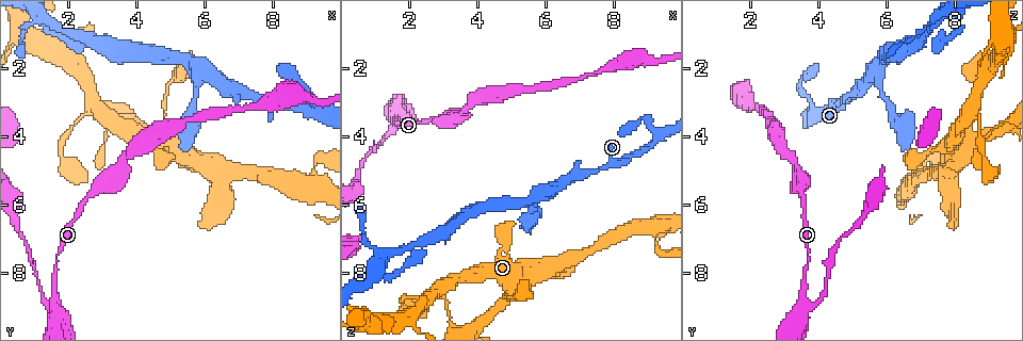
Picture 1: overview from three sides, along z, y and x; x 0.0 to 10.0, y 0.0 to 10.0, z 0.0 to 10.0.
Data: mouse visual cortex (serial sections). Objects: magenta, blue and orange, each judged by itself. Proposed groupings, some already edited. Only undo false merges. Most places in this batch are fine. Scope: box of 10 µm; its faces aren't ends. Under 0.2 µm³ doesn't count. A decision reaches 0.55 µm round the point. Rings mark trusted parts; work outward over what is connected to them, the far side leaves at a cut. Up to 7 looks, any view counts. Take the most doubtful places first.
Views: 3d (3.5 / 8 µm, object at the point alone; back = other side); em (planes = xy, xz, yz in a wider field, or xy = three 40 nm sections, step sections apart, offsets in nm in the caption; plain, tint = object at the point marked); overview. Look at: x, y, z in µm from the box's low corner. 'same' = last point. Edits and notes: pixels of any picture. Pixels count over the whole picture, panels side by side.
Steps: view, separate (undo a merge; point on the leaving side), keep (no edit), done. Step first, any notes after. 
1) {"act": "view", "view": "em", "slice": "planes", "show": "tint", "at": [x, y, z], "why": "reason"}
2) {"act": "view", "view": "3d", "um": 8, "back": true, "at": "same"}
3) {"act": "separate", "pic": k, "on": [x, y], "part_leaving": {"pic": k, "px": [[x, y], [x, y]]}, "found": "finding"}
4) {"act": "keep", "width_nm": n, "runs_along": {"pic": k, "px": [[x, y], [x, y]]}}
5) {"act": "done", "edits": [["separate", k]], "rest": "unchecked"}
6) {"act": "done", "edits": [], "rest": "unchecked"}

{"act": "view", "view": "3d", "um": 3.5, "at": [1.65, 8.85, 3.65], "why": "side arm on a straight run"}

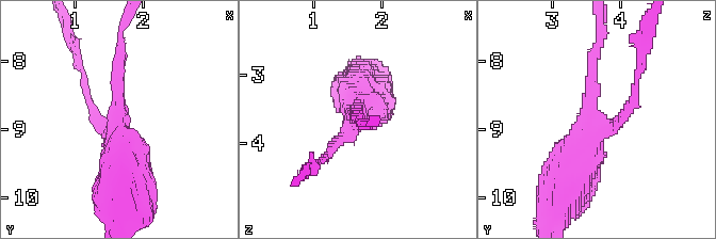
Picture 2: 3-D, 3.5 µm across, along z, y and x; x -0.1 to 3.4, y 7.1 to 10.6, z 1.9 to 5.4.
{"act": "view", "view": "em", "slice": "xy", "step": 2, "show": "tint", "at": [1.60, 8.85, 3.65], "arms": 3, "arm_widths_nm": [150, 150, 600], "why": "need the tissue"}

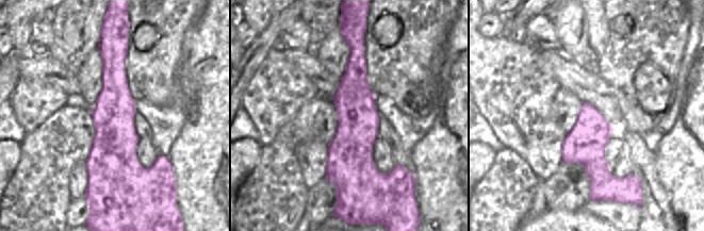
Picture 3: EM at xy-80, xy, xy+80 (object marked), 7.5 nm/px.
{"act": "keep", "runs_along": {"pic": 2, "px": [[597, 50], [597, 123], [564, 188]]}, "found": "one cell here"}

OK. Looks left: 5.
{"act": "view", "view": "3d", "um": 8, "at": [0.70, 1.20, 9.40], "why": "four arms meet"}

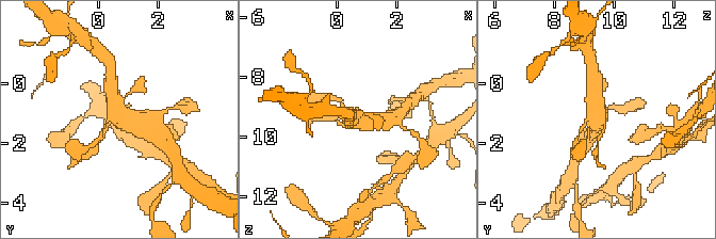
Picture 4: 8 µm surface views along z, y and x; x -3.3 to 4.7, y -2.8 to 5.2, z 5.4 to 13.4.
{"act": "view", "view": "em", "slice": "xy", "step": 5, "show": "tint", "at": "same", "arms": 4, "arm_widths_nm": [100, 150, 400, 500]}

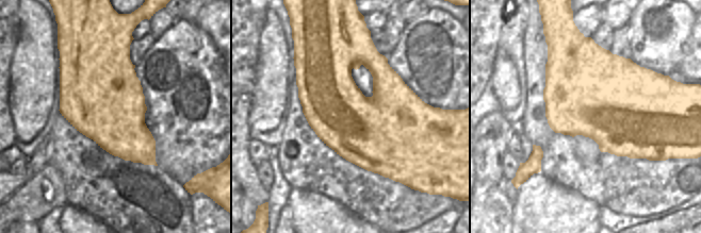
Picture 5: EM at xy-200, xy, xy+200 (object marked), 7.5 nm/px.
{"act": "keep", "runs_along": {"pic": 4, "px": [[149, 127], [118, 122], [112, 94]]}, "found": "all the same cell"}

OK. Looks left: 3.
{"act": "view", "view": "3d", "um": 8, "at": [9.25, 3.25, 4.10], "why": "abrupt turn"}

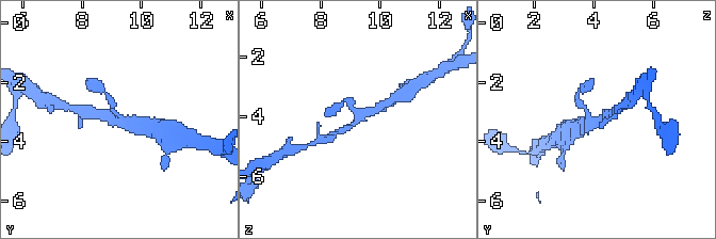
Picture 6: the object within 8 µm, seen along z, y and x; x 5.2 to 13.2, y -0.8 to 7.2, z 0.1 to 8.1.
{"act": "view", "view": "3d", "um": 3.5, "at": "same"}

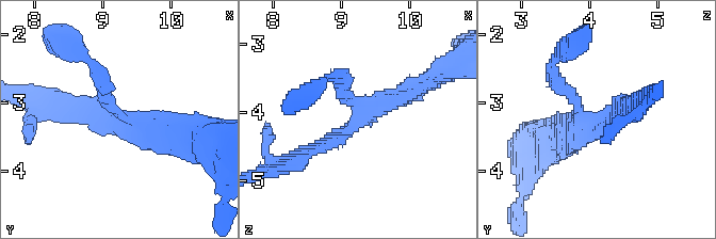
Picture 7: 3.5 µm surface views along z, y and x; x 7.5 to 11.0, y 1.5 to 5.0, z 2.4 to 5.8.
{"act": "view", "view": "em", "slice": "xy", "step": 2, "show": "tint", "at": [9.25, 3.25, 4.15], "why": "shape alone is not enough"}

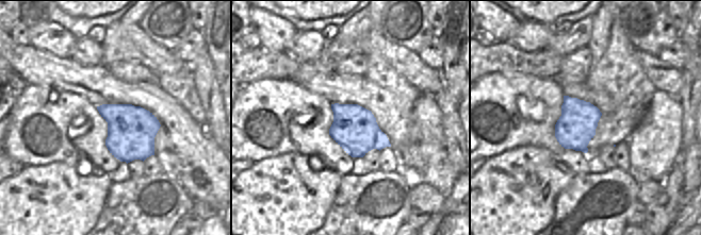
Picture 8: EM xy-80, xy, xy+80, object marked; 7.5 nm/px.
{"act": "keep", "runs_along": {"pic": 7, "px": [[298, 160], [360, 120], [341, 78]]}, "found": "all the same cell"}

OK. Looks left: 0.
{"act": "done", "edits": [], "rest": "unchecked"}

